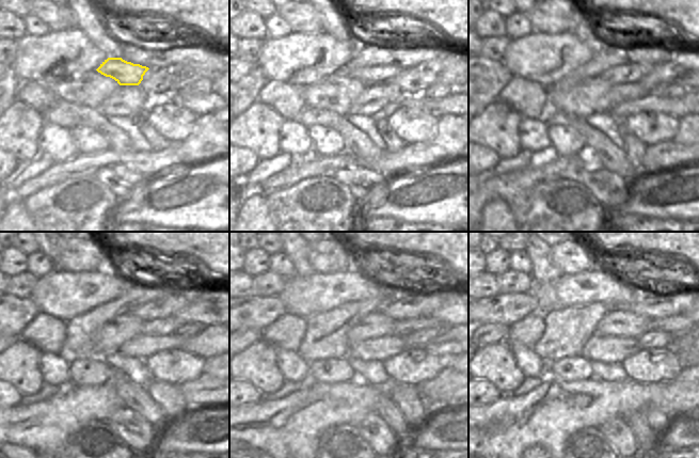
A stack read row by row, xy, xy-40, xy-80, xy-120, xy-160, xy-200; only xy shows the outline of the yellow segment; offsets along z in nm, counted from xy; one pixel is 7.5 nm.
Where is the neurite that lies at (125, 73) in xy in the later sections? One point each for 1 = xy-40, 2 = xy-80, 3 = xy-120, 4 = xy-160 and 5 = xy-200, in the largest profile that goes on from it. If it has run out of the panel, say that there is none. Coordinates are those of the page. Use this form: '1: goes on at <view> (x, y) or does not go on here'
1: goes on at xy-40 (368, 76)
2: goes on at xy-80 (626, 73)
3: goes on at xy-120 (164, 308)
4: goes on at xy-160 (425, 302)
5: goes on at xy-200 (654, 304)

